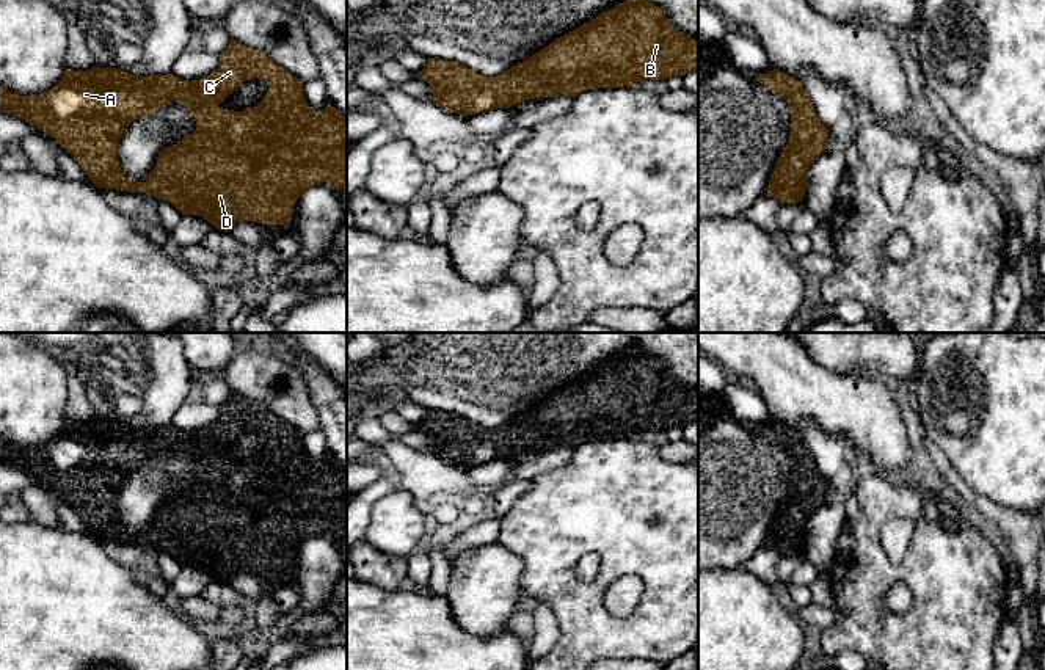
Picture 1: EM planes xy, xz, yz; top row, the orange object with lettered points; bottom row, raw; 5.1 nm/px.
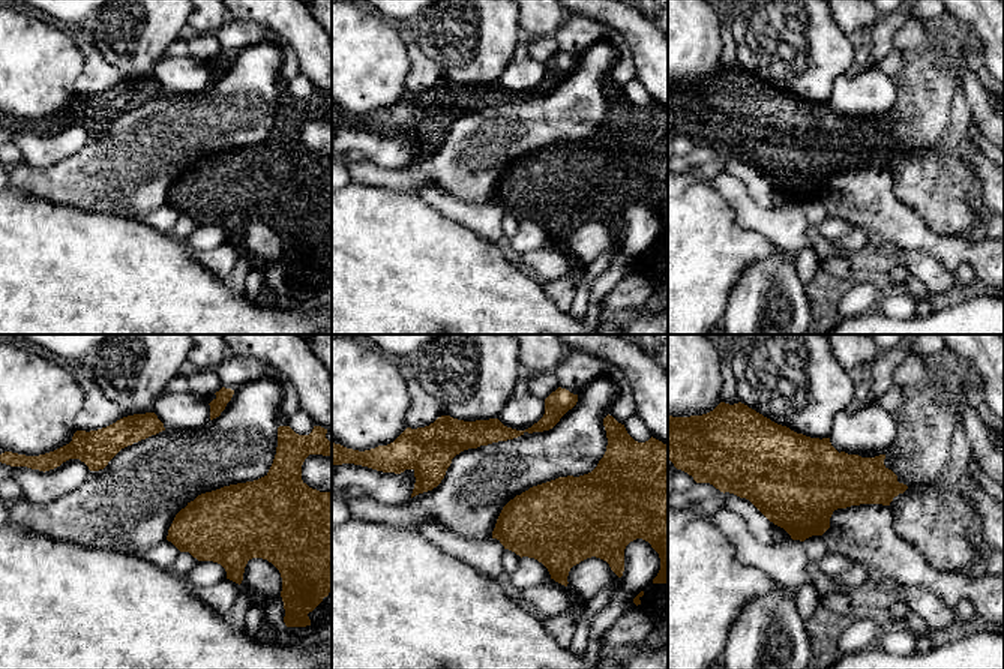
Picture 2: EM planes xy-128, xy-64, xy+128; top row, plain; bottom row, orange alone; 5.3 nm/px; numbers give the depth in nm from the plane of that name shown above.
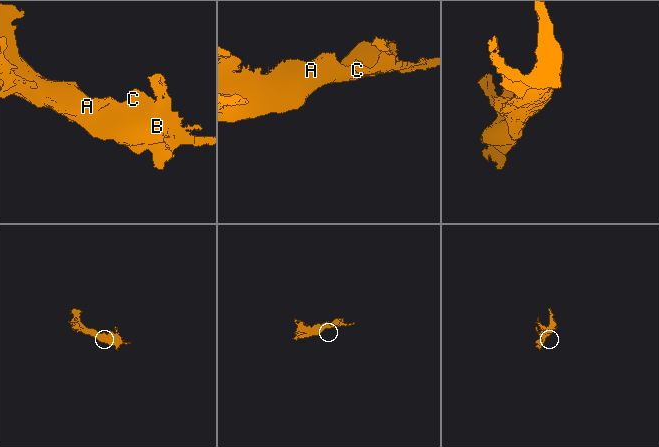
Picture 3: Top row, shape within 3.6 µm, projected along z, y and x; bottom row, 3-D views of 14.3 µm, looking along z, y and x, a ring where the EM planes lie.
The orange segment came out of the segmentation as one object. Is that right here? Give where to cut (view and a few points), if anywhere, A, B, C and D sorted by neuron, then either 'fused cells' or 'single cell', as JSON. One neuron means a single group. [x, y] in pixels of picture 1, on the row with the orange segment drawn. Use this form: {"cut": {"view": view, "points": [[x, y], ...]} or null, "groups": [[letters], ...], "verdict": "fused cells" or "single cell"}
{"cut": null, "groups": [["A", "B", "C", "D"]], "verdict": "single cell"}

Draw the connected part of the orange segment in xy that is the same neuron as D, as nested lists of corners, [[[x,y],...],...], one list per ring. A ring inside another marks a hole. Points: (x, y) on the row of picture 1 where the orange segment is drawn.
[[[231,41],[220,58],[220,66],[213,74],[191,82],[180,80],[173,74],[137,77],[116,67],[67,69],[52,89],[38,96],[17,96],[0,86],[0,113],[19,116],[53,137],[78,162],[96,187],[130,193],[144,191],[160,201],[171,202],[184,215],[202,217],[224,232],[229,232],[238,221],[270,226],[289,224],[297,199],[314,184],[326,182],[333,190],[344,188],[347,191],[347,116],[330,104],[320,113],[311,108],[303,93],[303,83],[264,52]],[[254,77],[268,85],[268,91],[257,107],[245,111],[226,111],[218,107],[245,80]],[[169,100],[187,107],[196,118],[196,130],[158,154],[157,165],[144,184],[132,180],[121,169],[116,157],[119,138],[132,121],[157,111],[162,104]]]

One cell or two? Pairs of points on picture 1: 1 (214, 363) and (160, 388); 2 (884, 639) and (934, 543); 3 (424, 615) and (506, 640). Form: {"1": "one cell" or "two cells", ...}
{"1": "two cells", "2": "one cell", "3": "one cell"}

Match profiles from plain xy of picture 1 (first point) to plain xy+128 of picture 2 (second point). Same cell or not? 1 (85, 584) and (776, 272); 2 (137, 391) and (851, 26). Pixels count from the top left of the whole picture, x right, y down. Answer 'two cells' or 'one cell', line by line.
1: two cells
2: two cells

